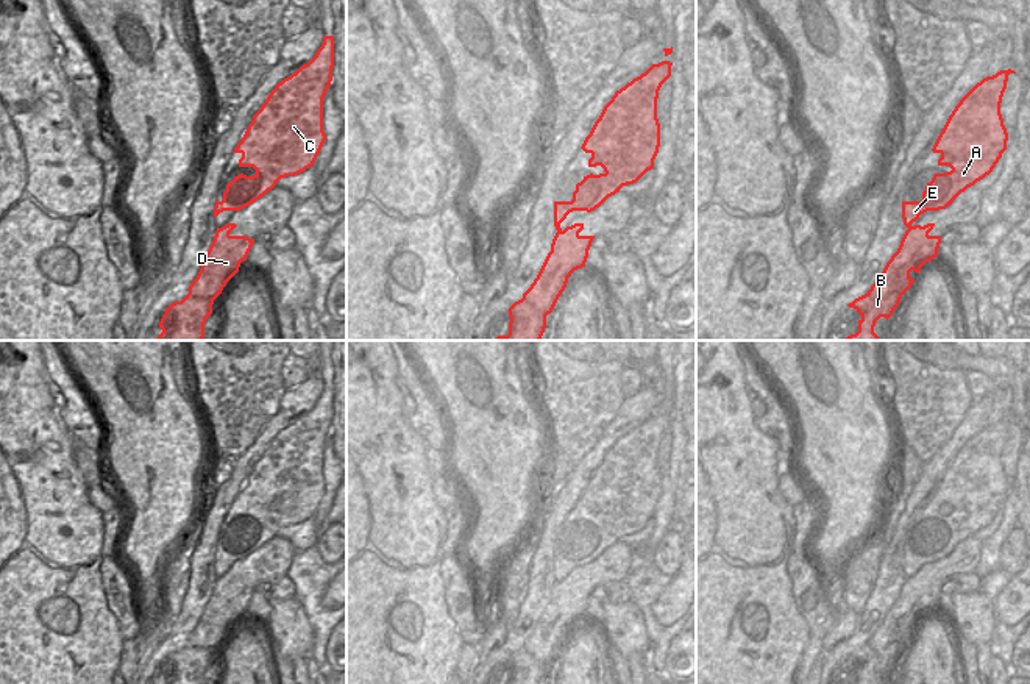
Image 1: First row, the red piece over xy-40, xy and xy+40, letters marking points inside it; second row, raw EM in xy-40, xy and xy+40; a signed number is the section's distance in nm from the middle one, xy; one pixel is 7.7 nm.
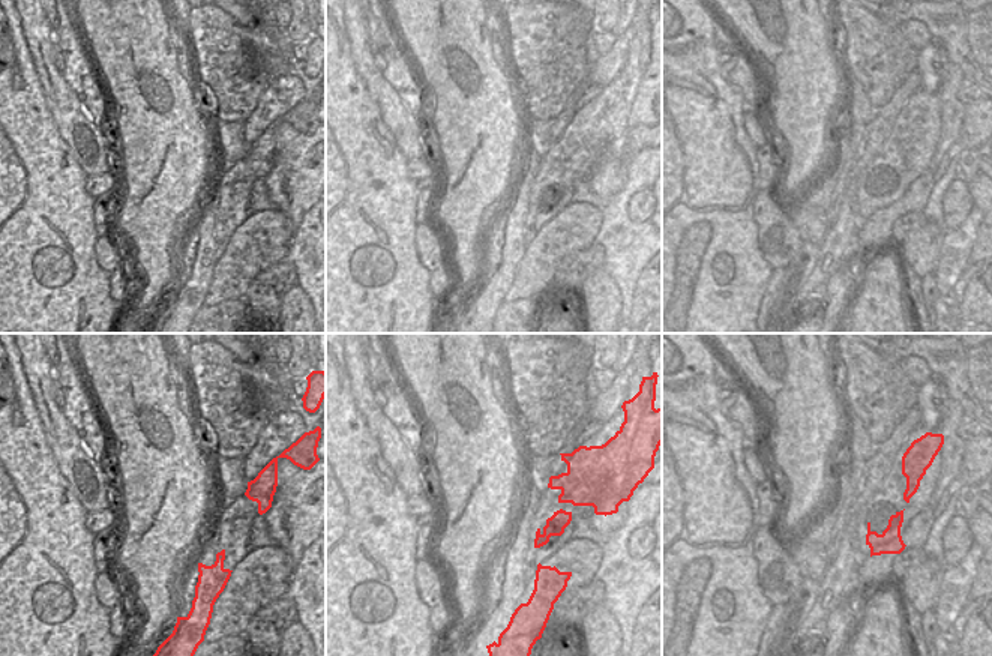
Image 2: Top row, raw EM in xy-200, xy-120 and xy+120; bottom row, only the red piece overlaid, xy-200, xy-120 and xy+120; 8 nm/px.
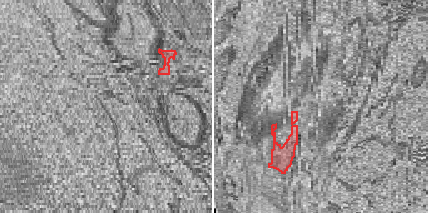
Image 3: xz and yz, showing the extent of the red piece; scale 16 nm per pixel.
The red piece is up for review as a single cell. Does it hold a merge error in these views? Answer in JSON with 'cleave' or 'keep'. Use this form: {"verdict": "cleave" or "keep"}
{"verdict": "cleave"}

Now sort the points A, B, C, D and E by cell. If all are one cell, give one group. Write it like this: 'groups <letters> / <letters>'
groups A C E / B D

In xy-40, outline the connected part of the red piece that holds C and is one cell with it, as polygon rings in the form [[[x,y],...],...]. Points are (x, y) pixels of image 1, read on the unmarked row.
[[[325,386],[315,406],[270,442],[233,501],[242,504],[239,517],[253,517],[256,523],[240,523],[226,534],[223,550],[215,551],[214,567],[250,556],[281,528],[314,515],[326,490],[323,448],[332,417],[334,386]]]

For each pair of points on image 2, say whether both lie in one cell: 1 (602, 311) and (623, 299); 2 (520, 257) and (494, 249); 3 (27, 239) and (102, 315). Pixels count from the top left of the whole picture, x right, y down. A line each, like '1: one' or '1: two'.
1: two
2: two
3: one

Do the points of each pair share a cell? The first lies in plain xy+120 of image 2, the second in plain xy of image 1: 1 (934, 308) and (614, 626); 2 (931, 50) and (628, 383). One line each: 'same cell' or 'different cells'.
1: different cells
2: same cell

